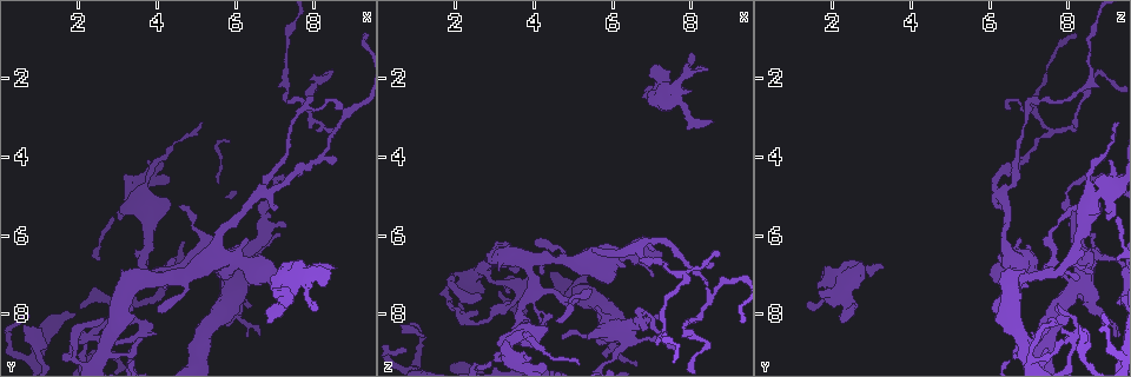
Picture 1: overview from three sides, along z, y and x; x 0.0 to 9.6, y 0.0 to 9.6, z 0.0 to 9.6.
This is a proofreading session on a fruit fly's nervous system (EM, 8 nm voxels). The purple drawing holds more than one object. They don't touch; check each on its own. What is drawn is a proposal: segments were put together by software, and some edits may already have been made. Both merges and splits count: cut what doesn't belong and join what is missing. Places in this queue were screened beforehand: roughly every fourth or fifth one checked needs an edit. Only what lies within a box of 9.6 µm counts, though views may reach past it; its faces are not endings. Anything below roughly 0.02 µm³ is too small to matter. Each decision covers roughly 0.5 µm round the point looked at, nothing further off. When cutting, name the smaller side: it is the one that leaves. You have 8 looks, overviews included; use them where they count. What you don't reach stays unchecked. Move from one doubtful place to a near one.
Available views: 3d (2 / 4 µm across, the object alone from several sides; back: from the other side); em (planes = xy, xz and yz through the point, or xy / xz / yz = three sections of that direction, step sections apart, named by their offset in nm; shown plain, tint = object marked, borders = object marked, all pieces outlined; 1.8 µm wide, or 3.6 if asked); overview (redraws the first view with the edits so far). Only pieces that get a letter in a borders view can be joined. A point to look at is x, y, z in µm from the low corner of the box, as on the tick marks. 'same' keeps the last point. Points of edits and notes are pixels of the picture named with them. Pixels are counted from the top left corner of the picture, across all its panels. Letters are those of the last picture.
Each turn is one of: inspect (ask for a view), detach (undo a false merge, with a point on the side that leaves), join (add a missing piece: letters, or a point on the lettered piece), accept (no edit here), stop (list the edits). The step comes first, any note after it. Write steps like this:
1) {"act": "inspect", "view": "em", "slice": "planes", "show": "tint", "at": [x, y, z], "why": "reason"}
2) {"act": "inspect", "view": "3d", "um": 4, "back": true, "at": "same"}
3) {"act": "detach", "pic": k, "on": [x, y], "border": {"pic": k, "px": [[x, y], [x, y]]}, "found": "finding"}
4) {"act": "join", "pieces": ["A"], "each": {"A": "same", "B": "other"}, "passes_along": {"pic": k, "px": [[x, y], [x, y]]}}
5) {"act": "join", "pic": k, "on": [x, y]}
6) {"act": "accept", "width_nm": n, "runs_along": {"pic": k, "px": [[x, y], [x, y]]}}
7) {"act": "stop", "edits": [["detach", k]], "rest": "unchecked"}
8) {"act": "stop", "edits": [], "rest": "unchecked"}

{"act": "inspect", "view": "em", "slice": "yz", "step": 8, "show": "borders", "at": [7.90, 2.50, 7.10], "why": "abrupt turn"}

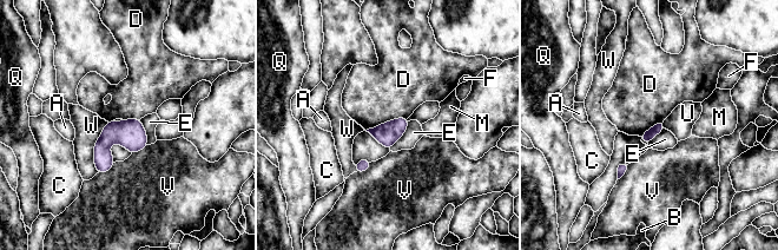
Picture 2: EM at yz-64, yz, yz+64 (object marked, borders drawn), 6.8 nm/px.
{"act": "accept", "each": {"A": "other", "B": "other", "C": "other", "D": "other", "E": "other", "F": "other", "M": "other", "Q": "other", "U": "other", "V": "other", "W": "other"}, "found": "all the same neuron"}

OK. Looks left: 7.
{"act": "inspect", "view": "3d", "um": 4, "at": [8.50, 6.85, 3.05], "why": "branch stops here"}

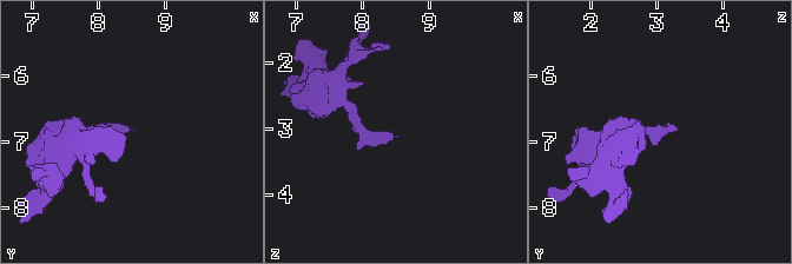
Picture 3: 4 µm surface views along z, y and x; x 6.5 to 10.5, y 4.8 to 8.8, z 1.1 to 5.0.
{"act": "inspect", "view": "em", "slice": "yz", "step": 8, "show": "borders", "at": [8.55, 6.80, 3.10]}

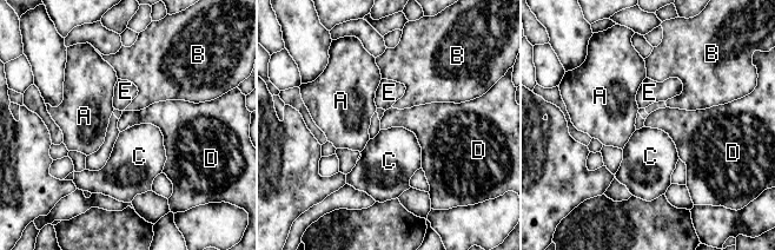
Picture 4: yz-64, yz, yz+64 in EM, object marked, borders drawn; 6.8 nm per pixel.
{"act": "inspect", "view": "em", "slice": "xy", "step": 8, "show": "borders", "at": "same", "why": "another direction"}

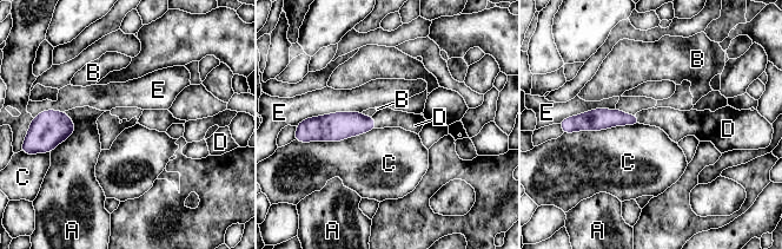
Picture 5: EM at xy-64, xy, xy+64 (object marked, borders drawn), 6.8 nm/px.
{"act": "join", "pieces": ["D"], "each": {"A": "other", "B": "other", "C": "other", "D": "same", "E": "other"}, "found": "it goes on there"}

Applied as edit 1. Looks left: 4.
{"act": "inspect", "view": "overview"}

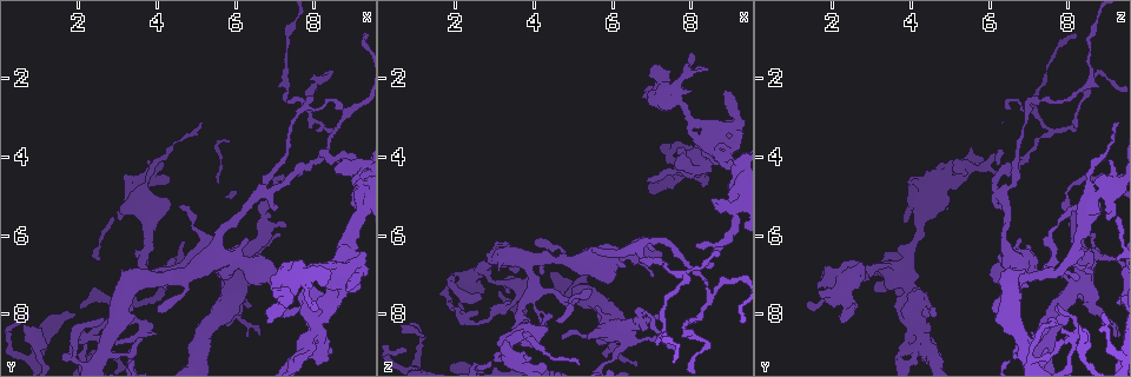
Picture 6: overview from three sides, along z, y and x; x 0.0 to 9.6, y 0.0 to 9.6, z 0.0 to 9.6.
{"act": "inspect", "view": "3d", "um": 4, "at": [6.85, 8.25, 2.25], "why": "thick end"}

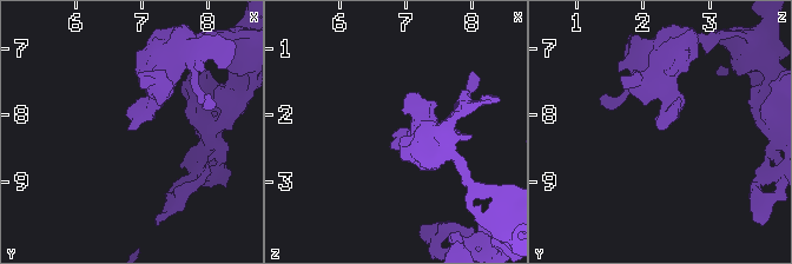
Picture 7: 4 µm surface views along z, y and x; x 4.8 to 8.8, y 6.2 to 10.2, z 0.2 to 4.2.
{"act": "inspect", "view": "em", "slice": "planes", "show": "borders", "at": [6.80, 8.20, 2.25]}

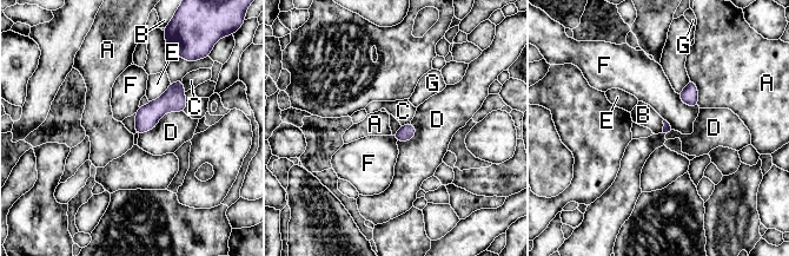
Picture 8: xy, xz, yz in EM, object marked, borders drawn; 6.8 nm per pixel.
{"act": "accept", "longest_contact_nm": ["D", 340], "each": {"A": "other", "B": "other", "C": "other", "D": "other", "E": "other", "F": "other", "G": "other"}, "border": {"pic": 8, "px": [[137, 113], [133, 133]]}, "found": "none of them fits"}

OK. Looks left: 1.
{"act": "stop", "edits": [["join", 5]], "rest": "unchecked"}

